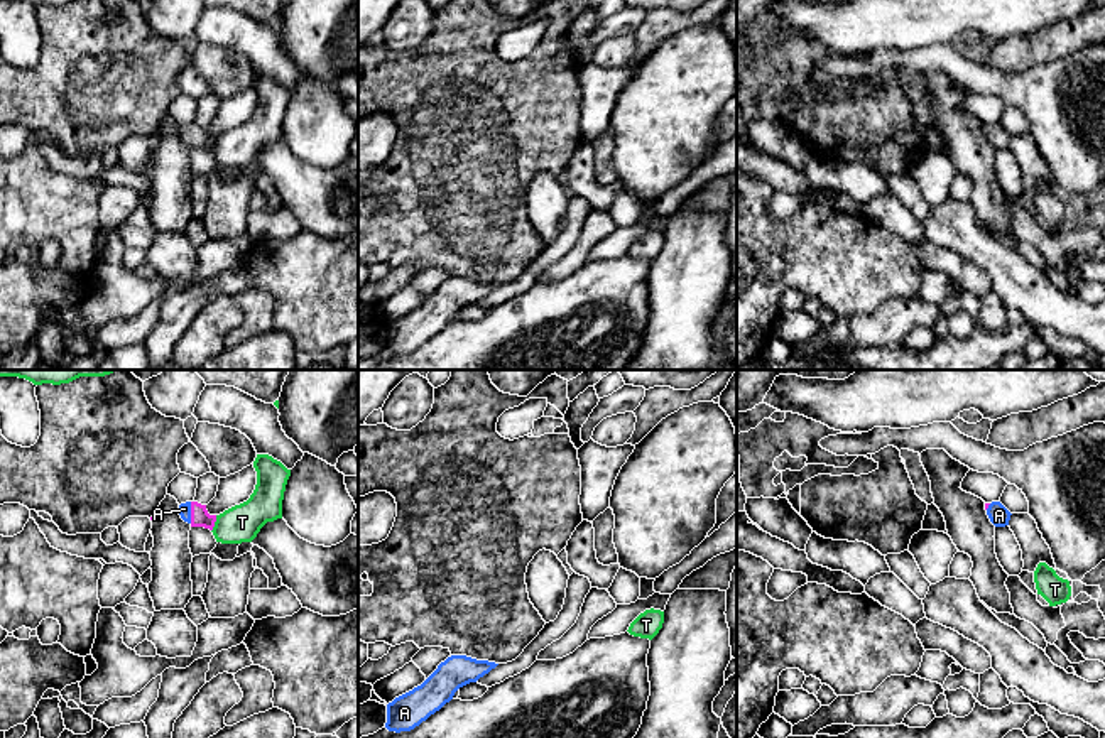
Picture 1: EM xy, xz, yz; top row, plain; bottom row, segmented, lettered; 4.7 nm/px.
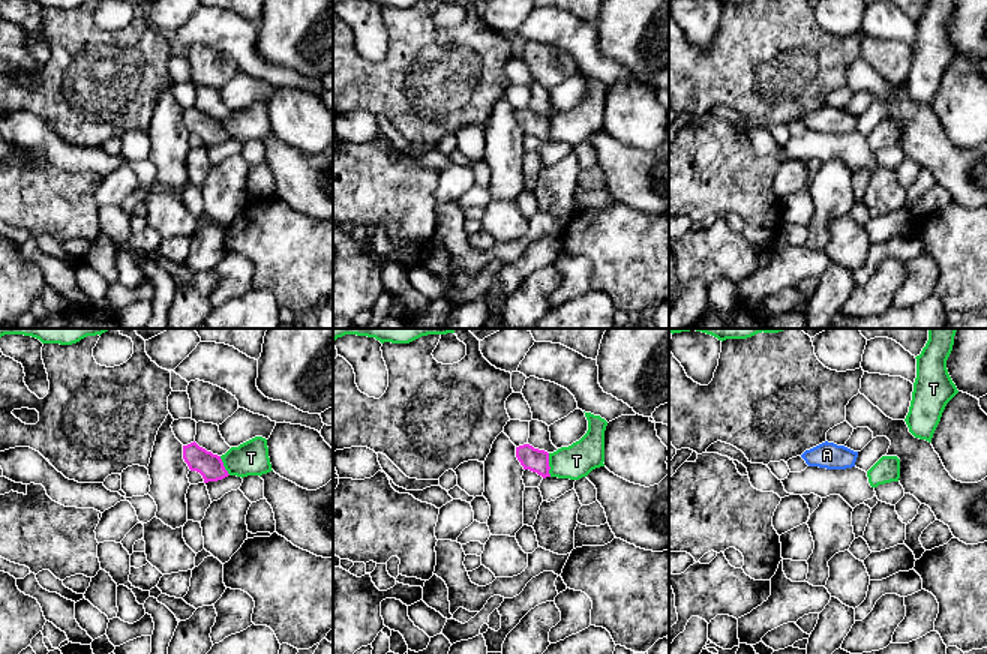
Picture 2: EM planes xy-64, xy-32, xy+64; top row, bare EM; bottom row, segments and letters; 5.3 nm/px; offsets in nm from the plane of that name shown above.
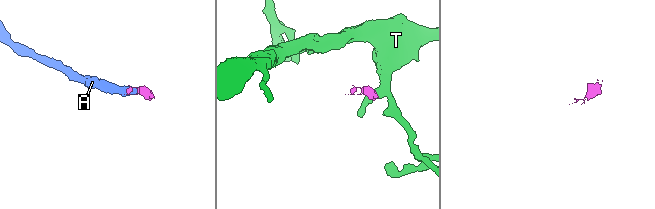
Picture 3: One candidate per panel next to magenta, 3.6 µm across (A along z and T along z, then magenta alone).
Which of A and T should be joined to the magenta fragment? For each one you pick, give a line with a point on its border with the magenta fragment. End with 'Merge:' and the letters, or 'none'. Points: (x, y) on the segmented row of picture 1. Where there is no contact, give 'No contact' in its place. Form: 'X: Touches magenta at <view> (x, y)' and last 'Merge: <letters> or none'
A: Touches magenta at xy (191, 512)
Merge: A

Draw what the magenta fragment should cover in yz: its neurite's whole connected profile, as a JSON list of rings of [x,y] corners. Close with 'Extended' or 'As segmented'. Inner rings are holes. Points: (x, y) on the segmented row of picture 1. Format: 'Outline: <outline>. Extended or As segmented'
Outline: [[[1000,502],[985,503],[985,510],[995,527],[1009,525],[1012,513]]]. Extended

